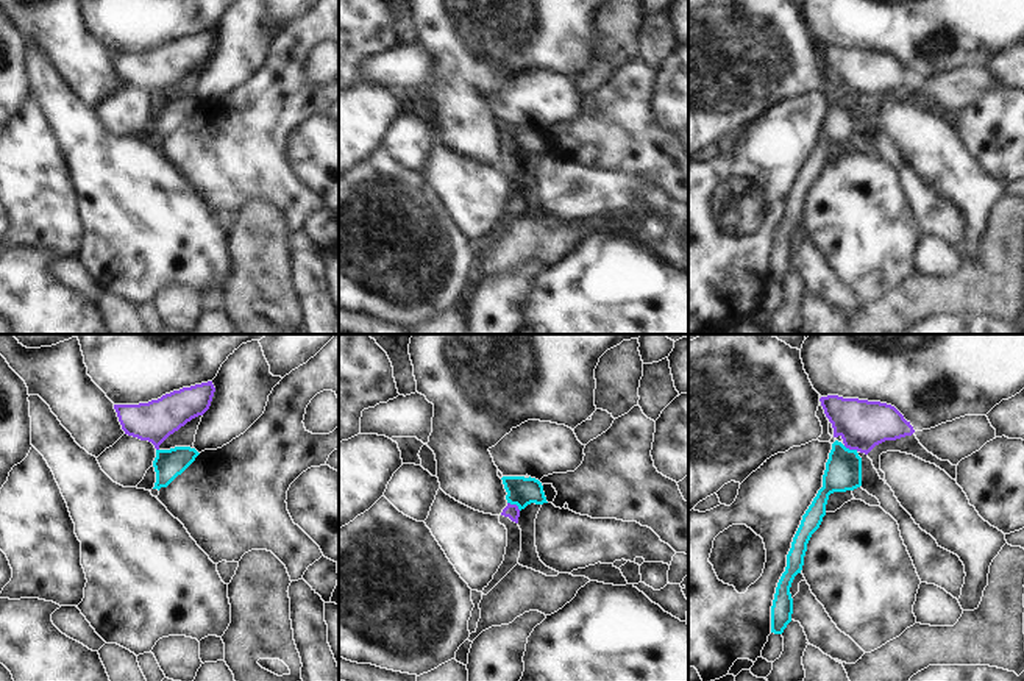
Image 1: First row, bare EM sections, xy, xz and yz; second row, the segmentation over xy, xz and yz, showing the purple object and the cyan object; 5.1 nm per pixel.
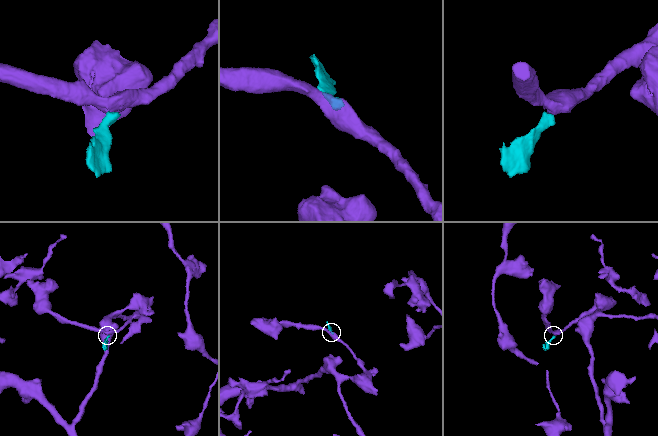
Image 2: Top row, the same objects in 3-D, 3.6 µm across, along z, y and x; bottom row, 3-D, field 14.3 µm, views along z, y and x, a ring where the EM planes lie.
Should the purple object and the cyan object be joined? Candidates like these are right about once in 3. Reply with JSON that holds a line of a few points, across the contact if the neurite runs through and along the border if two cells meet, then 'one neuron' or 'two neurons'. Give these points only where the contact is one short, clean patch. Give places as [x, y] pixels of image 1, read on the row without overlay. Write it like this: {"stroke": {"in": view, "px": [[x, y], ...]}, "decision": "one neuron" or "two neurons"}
{"stroke": {"in": "xz", "px": [[508, 152], [520, 160]]}, "decision": "two neurons"}

